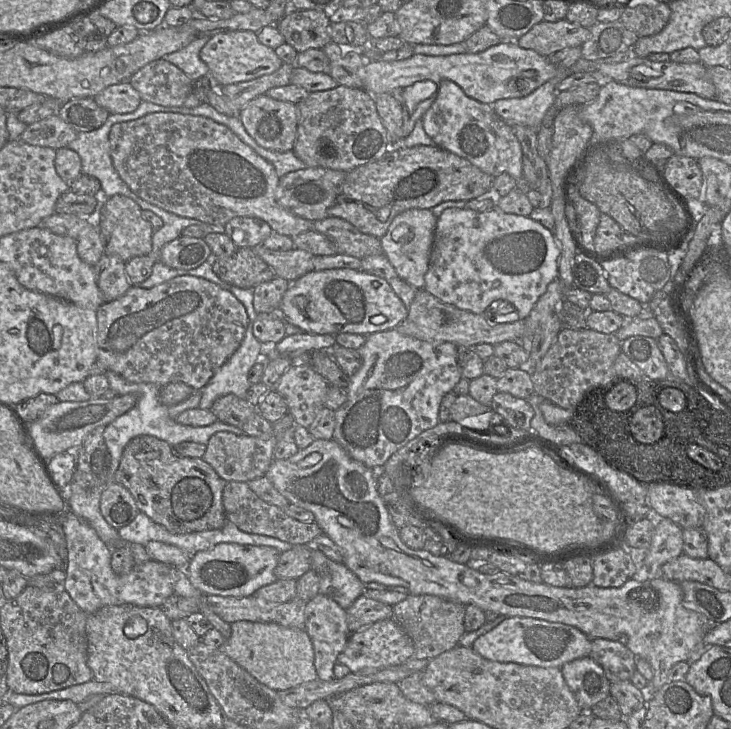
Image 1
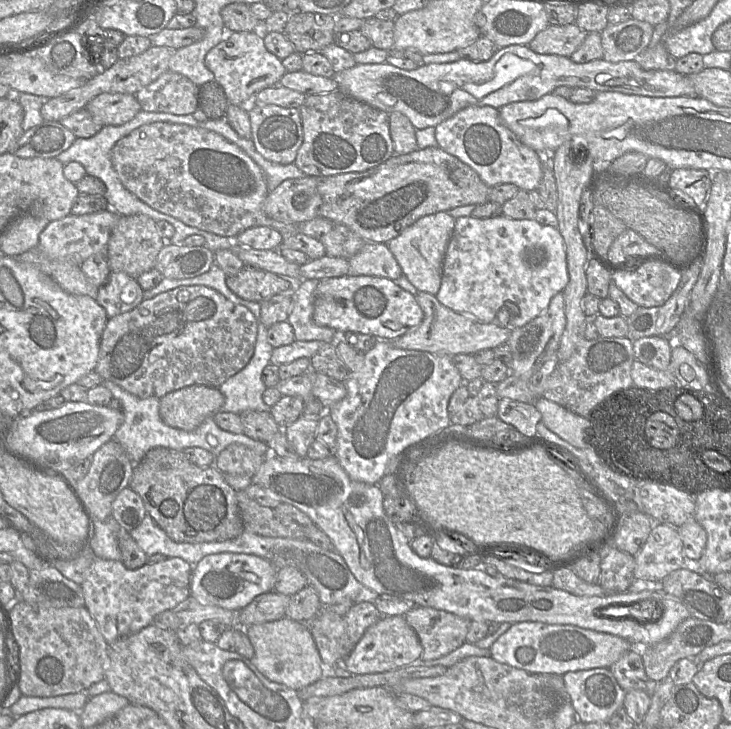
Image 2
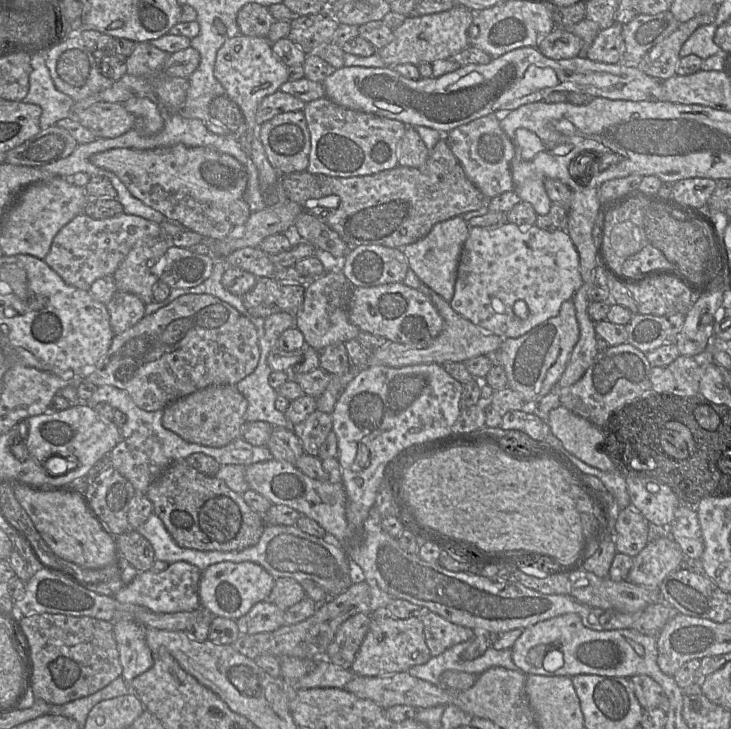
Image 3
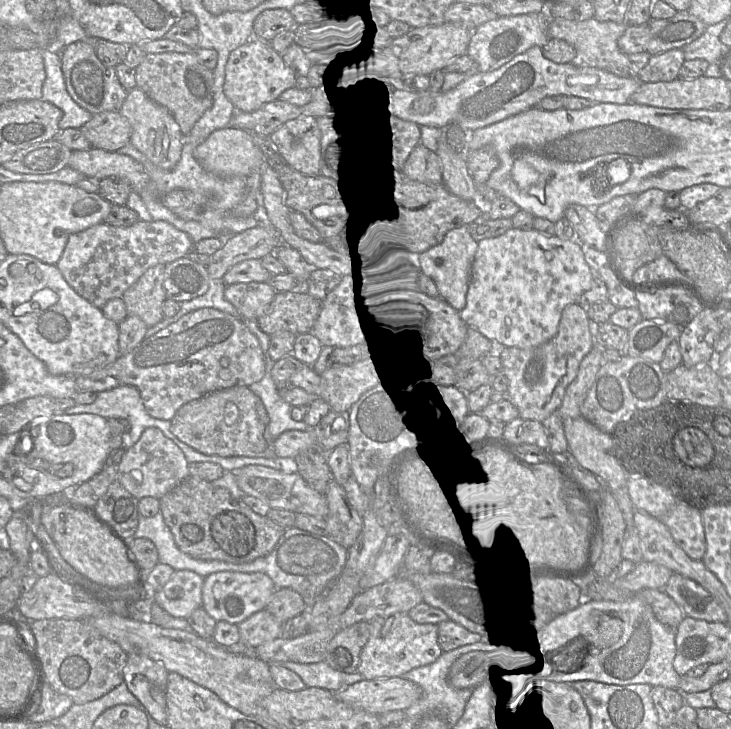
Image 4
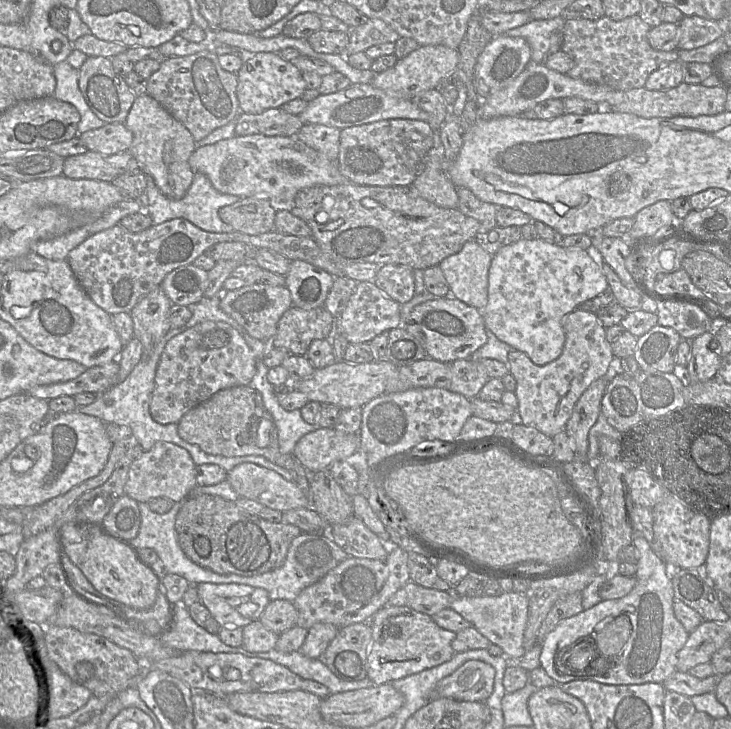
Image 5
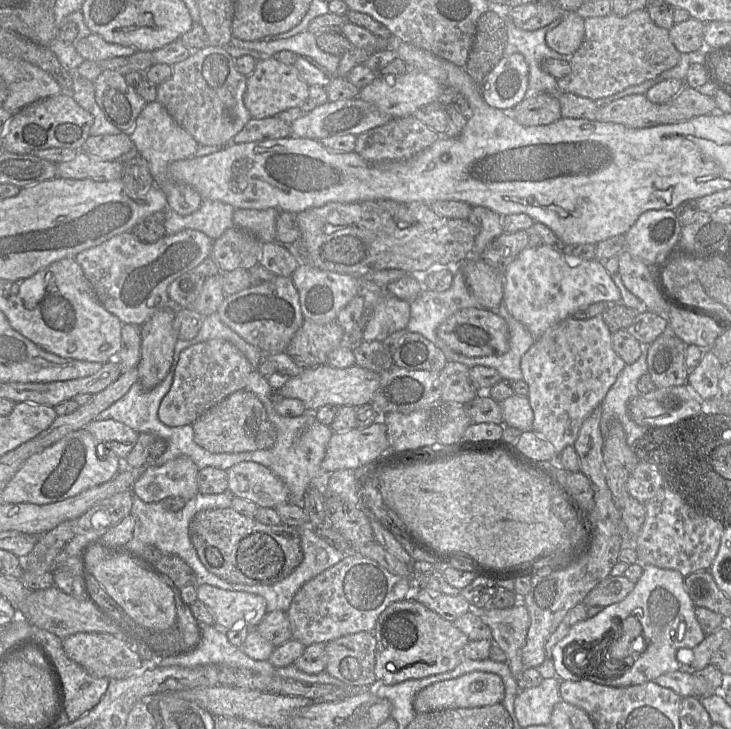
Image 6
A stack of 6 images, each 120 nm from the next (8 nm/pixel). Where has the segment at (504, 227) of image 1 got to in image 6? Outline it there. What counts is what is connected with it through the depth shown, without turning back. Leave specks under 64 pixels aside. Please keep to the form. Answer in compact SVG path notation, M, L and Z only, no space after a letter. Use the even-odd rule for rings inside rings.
M547 244L525 248L502 272L502 278L503 304L535 339L581 308L597 302L621 303L621 293L600 261L578 260Z

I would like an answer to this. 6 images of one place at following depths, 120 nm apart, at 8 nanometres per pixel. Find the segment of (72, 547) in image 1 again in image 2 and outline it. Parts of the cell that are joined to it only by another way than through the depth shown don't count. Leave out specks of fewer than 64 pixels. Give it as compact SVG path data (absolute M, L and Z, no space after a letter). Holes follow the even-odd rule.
M96 557L80 584L85 607L95 619L108 643L140 631L160 613L175 608L191 595L193 565L179 557L147 563L138 569L125 567L121 560Z

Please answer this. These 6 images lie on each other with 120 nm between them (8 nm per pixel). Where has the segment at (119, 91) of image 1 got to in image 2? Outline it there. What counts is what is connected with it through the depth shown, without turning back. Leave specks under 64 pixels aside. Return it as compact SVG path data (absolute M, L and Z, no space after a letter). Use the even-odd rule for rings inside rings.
M101 93L85 107L94 122L102 125L123 125L141 110L140 103L133 94Z

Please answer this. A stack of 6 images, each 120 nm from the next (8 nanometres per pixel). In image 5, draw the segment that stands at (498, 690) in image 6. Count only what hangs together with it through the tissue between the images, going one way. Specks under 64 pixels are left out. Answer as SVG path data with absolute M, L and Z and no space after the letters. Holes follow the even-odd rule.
M469 660L436 684L431 700L448 698L485 702L493 692L494 679L495 669L491 665L480 660Z

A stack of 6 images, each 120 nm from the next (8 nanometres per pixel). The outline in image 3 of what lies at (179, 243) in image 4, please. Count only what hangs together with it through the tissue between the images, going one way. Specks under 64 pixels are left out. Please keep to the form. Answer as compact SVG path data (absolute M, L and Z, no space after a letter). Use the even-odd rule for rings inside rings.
M79 214L63 226L54 237L50 250L43 259L67 284L89 291L92 283L104 276L112 276L127 254L147 239L165 236L156 222L140 216L120 215L94 219Z

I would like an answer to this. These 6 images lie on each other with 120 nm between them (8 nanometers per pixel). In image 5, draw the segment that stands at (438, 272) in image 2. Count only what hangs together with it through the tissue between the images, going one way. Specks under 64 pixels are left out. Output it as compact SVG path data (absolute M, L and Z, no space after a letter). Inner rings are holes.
M474 240L438 265L449 285L450 295L465 304L483 309L488 301L488 274L492 256Z

